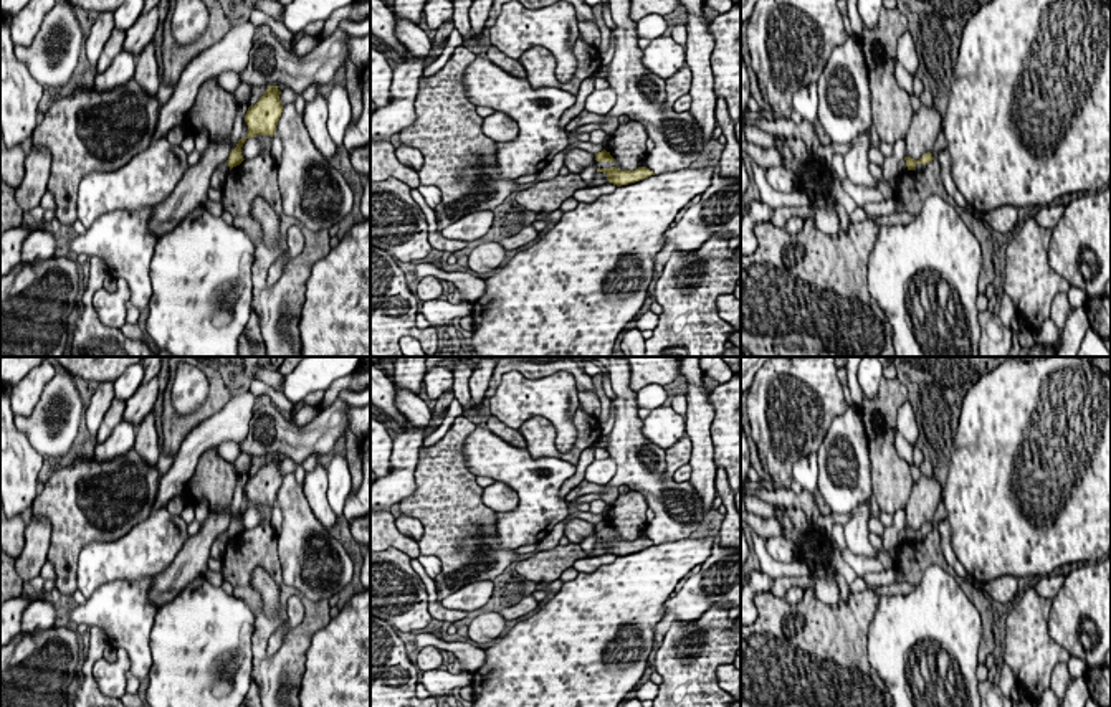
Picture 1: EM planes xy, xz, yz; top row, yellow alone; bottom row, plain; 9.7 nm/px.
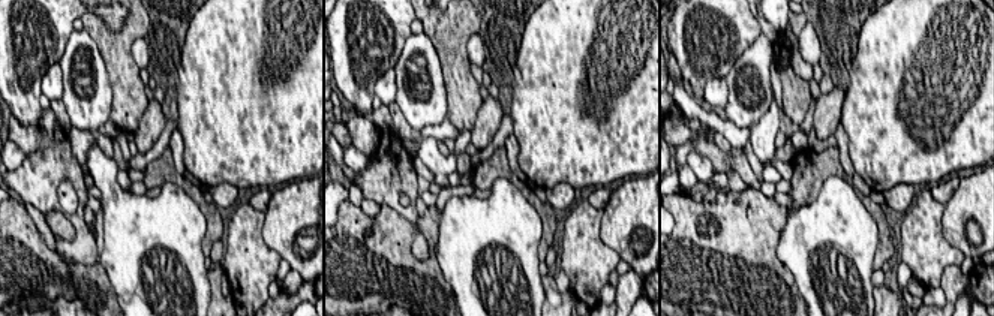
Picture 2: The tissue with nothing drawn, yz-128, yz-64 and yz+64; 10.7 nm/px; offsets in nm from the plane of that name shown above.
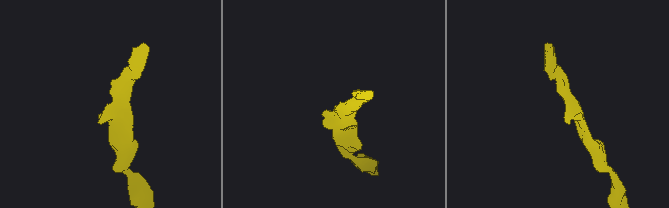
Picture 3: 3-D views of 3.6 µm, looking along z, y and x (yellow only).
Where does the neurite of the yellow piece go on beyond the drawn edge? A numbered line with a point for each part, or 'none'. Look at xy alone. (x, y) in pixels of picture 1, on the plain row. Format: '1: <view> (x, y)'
none

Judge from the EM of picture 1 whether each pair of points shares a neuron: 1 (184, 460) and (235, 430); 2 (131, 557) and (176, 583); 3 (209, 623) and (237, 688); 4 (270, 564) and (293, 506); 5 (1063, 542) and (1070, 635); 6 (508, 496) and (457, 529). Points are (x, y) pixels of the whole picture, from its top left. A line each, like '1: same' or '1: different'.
1: same
2: different
3: same
4: different
5: different
6: different

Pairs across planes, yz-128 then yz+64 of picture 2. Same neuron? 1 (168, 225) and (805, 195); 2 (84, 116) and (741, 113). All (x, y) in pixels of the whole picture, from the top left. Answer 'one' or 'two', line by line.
1: two
2: one

